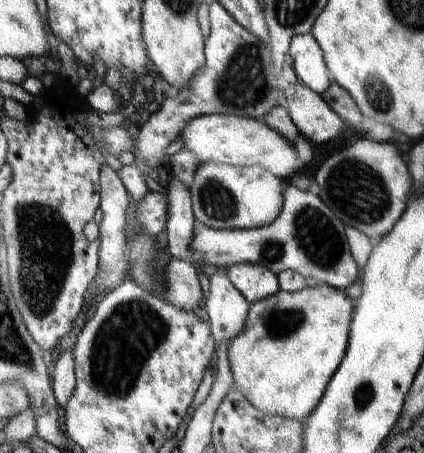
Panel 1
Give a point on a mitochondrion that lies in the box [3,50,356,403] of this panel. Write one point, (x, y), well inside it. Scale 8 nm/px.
(44, 239)

